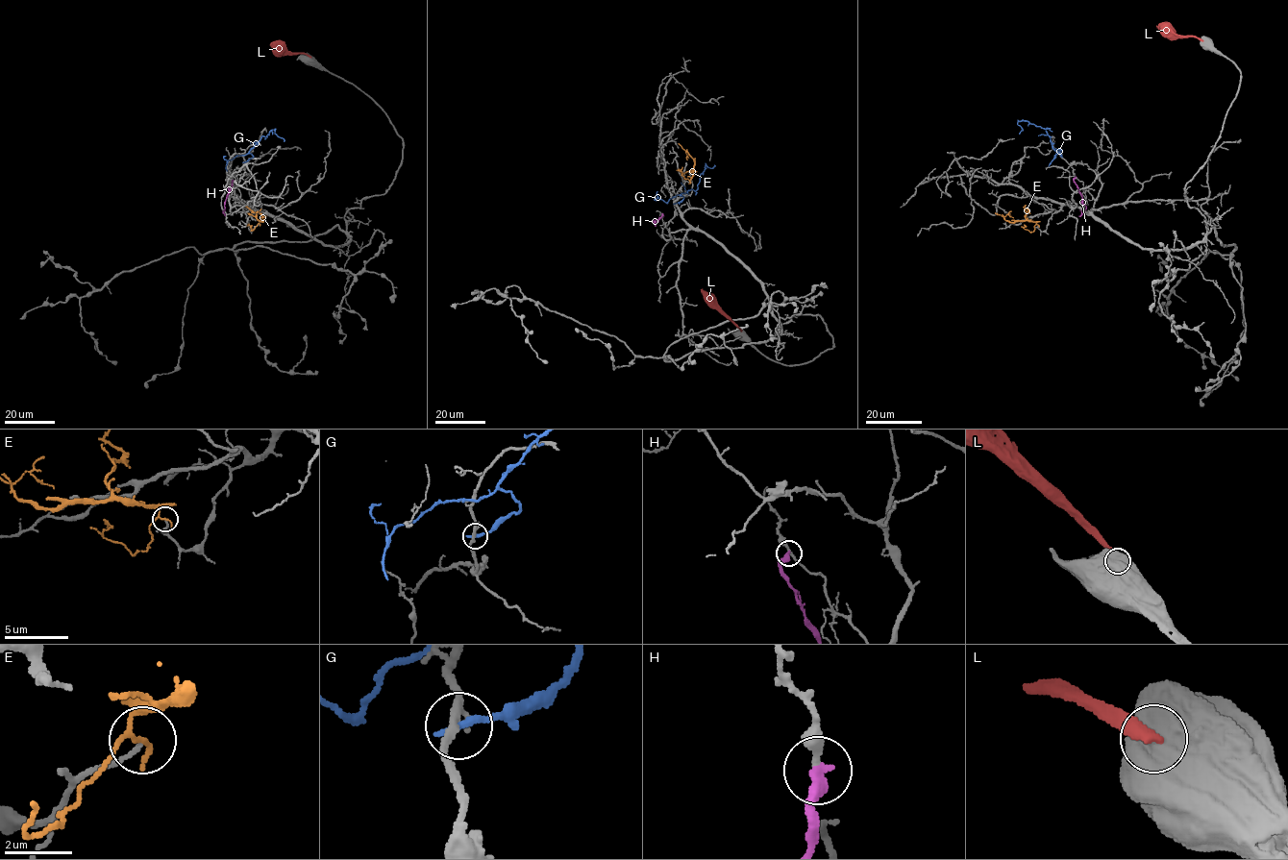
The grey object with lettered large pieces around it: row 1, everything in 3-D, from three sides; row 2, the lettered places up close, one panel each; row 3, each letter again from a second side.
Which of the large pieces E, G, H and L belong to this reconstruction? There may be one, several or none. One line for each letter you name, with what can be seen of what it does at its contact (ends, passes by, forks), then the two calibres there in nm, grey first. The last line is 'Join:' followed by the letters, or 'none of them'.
Join: none of them

